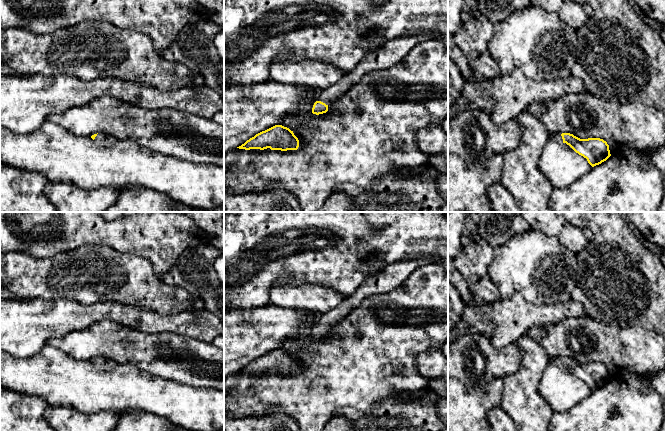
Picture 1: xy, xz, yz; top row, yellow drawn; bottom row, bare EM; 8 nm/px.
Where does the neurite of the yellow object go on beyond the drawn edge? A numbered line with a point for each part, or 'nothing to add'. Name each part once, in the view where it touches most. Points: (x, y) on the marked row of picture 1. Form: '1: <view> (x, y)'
1: xz (389, 54)

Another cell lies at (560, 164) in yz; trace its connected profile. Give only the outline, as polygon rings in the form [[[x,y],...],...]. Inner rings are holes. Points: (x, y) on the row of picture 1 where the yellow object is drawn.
[[[551,137],[544,146],[538,167],[554,189],[571,185],[592,168],[587,159],[576,153],[569,145],[558,143]]]

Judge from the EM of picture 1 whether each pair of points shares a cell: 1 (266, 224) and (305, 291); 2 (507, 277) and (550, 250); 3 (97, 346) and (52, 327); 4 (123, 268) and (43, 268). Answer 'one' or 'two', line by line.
1: two
2: one
3: two
4: one

